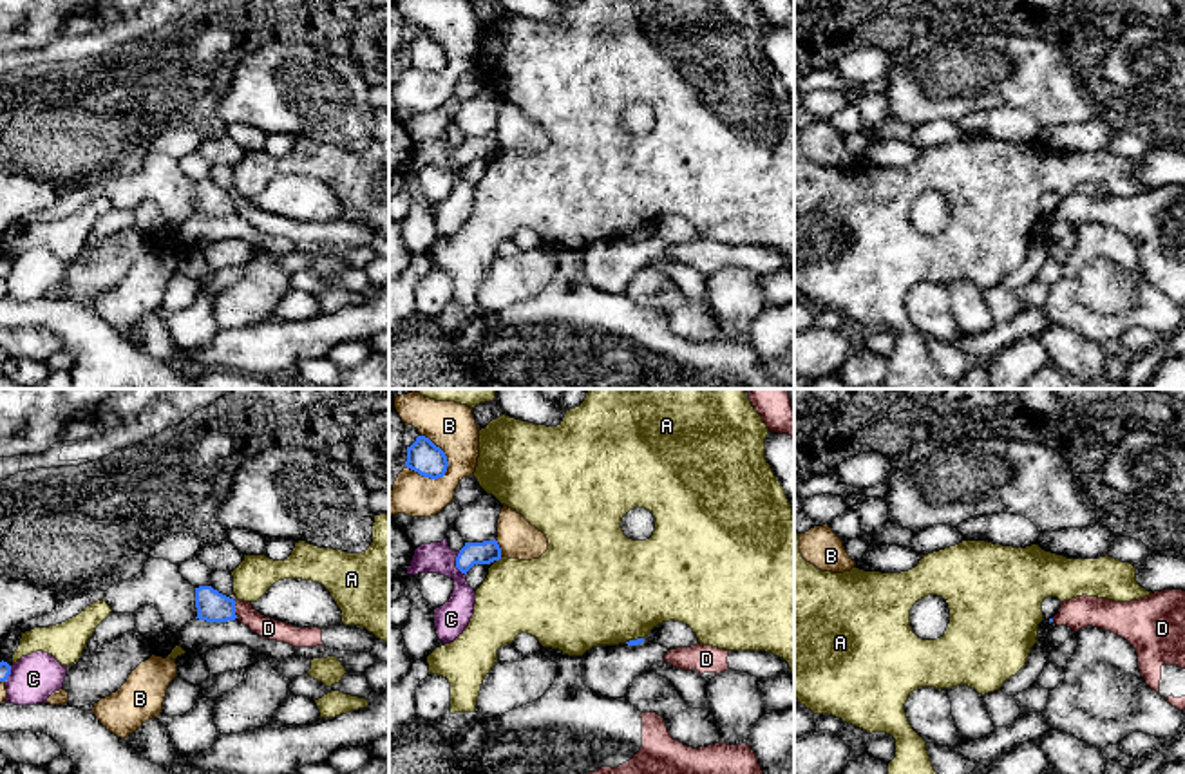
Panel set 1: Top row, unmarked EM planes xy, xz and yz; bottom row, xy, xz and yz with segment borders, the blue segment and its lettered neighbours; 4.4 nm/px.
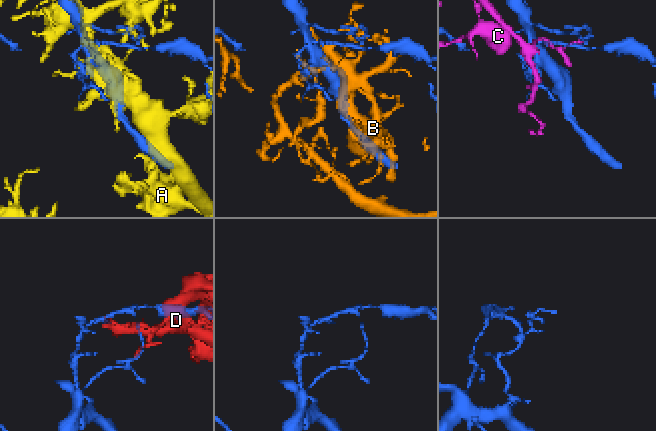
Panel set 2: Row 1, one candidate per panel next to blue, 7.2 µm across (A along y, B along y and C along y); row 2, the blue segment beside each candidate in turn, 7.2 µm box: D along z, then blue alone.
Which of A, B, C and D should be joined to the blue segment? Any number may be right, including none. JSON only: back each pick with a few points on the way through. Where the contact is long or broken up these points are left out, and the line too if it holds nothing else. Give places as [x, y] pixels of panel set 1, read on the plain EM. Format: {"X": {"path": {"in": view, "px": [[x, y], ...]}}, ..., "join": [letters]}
{"join": []}

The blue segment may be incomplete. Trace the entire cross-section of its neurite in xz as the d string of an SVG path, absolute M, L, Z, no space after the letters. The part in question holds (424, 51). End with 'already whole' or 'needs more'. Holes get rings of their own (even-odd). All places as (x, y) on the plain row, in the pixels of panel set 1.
M418 31L416 36L407 42L405 61L423 72L438 74L445 71L449 56L445 47L429 33Z; already whole

